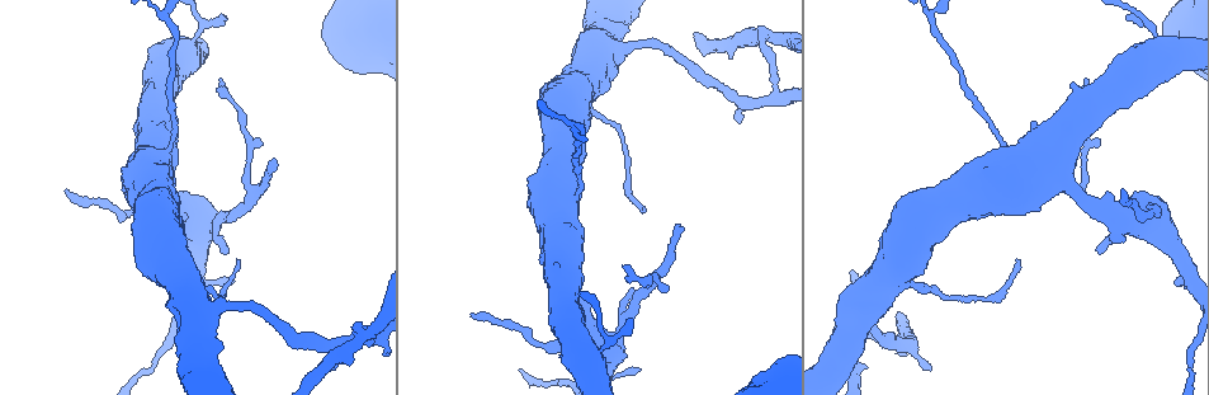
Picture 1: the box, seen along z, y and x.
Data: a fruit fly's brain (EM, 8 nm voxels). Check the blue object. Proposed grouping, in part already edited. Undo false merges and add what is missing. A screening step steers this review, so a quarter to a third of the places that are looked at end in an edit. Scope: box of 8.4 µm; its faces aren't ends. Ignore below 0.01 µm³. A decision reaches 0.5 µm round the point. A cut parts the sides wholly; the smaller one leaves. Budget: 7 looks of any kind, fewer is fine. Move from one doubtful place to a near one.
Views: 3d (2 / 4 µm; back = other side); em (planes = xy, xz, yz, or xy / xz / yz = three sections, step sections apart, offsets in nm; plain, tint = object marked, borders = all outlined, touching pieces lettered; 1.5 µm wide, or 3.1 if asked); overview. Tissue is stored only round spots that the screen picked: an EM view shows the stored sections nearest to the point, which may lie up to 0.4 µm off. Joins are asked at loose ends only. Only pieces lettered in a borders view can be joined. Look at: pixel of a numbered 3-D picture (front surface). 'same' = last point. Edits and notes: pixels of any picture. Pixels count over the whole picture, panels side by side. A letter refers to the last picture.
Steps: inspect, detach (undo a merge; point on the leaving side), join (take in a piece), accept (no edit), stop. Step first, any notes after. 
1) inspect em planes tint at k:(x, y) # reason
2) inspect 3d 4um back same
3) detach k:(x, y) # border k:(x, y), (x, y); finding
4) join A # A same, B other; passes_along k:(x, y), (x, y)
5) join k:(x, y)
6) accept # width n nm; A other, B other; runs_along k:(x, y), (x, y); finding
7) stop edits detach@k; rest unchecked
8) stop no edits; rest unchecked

inspect 3d 2um at 1:(1099, 251) # thin end

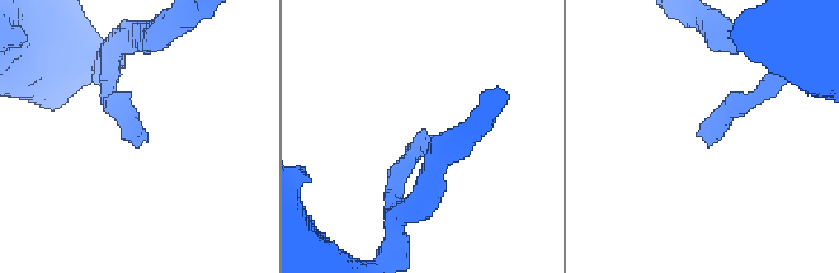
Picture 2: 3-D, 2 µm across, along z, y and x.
inspect em planes tint at 2:(707, 135)

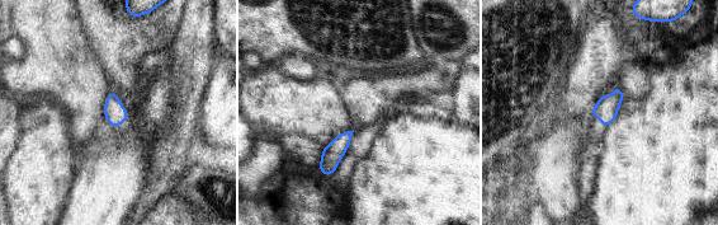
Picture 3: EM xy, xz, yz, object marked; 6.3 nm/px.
inspect em planes borders same

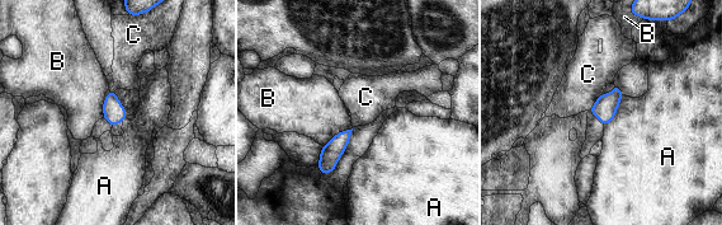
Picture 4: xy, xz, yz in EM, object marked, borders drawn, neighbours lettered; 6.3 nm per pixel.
accept # A other, B other, C other; border 4:(352, 127), (336, 132), (322, 146); no lettered piece goes on from it

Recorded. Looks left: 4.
inspect 3d 2um at 1:(274, 159) # an open end

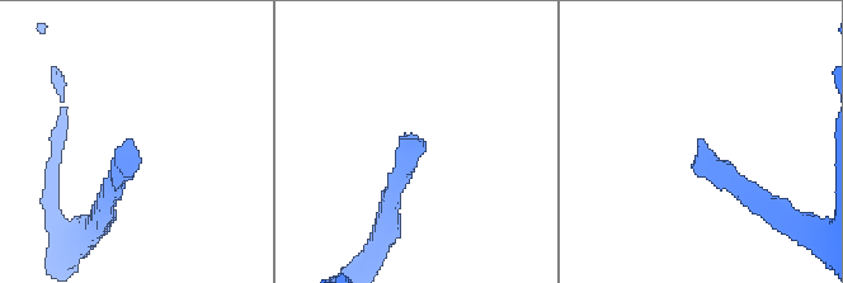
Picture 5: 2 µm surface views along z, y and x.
inspect em yz step 4 borders at 5:(128, 142) # shape alone is not enough

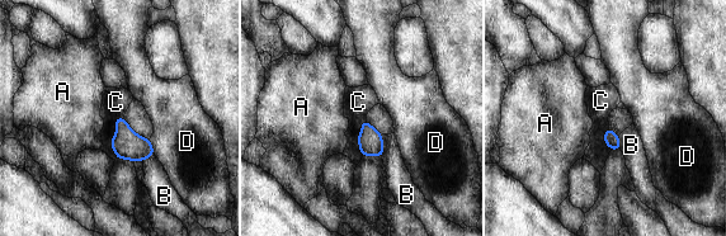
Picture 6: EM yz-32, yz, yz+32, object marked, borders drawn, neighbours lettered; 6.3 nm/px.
accept # A other, B other, C other, D other; border 6:(121, 116), (111, 141), (117, 157); none of them fits

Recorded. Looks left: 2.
inspect em planes borders at 1:(469, 316) # end of a long branch

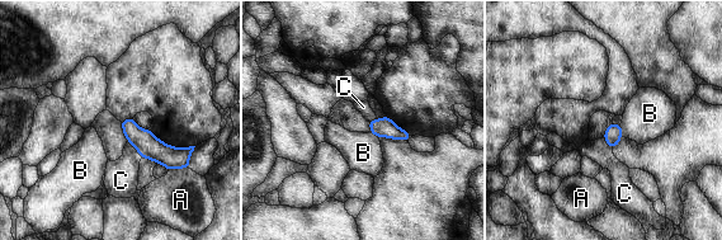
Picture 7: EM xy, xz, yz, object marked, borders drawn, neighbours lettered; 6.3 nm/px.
accept # width 110 nm; longest_contact C 160 nm; A other, B other, C other; none of them fits

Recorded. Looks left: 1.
stop no edits; rest unchecked

